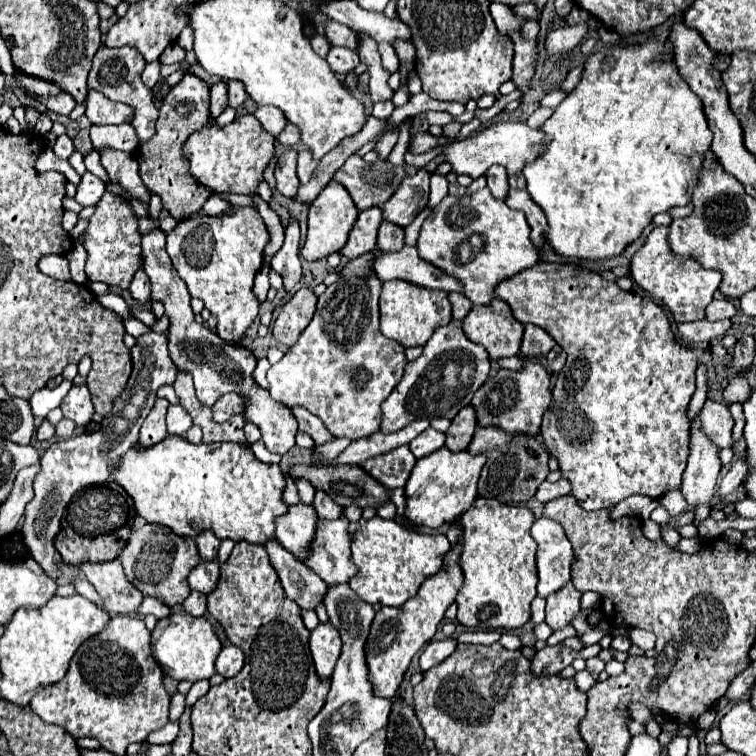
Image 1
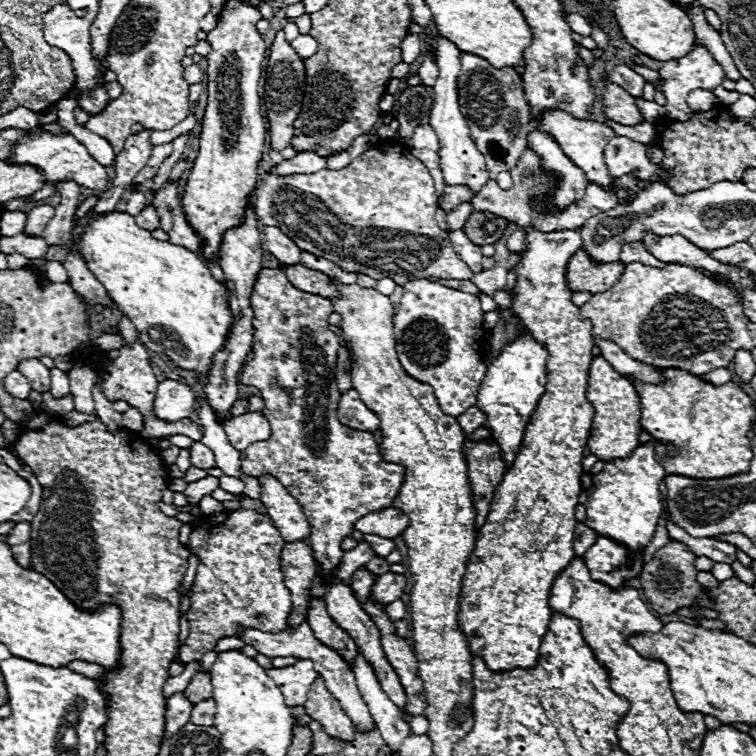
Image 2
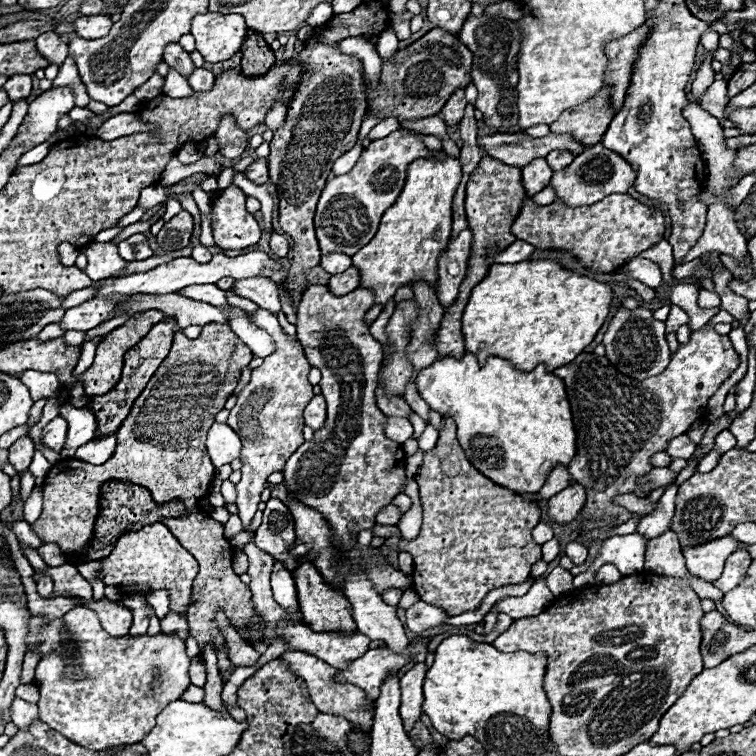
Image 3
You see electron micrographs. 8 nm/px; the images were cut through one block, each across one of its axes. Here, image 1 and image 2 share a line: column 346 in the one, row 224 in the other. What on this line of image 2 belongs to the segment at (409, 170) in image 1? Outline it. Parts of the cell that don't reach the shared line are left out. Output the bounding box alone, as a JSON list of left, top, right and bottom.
[152,182,204,252]

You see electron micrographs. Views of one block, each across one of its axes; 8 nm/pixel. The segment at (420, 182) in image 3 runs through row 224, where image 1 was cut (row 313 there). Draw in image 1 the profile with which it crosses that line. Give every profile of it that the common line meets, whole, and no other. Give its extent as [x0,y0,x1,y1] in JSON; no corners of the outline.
[380,280,452,348]

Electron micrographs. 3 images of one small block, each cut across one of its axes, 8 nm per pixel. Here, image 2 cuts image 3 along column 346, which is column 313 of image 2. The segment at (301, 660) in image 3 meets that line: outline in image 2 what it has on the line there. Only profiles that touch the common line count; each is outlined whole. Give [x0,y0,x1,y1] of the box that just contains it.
[304,678,354,742]

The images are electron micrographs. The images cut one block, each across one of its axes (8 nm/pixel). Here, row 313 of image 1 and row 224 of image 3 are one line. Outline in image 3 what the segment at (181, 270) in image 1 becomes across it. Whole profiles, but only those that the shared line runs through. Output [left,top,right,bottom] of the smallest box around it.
[210,186,262,250]

